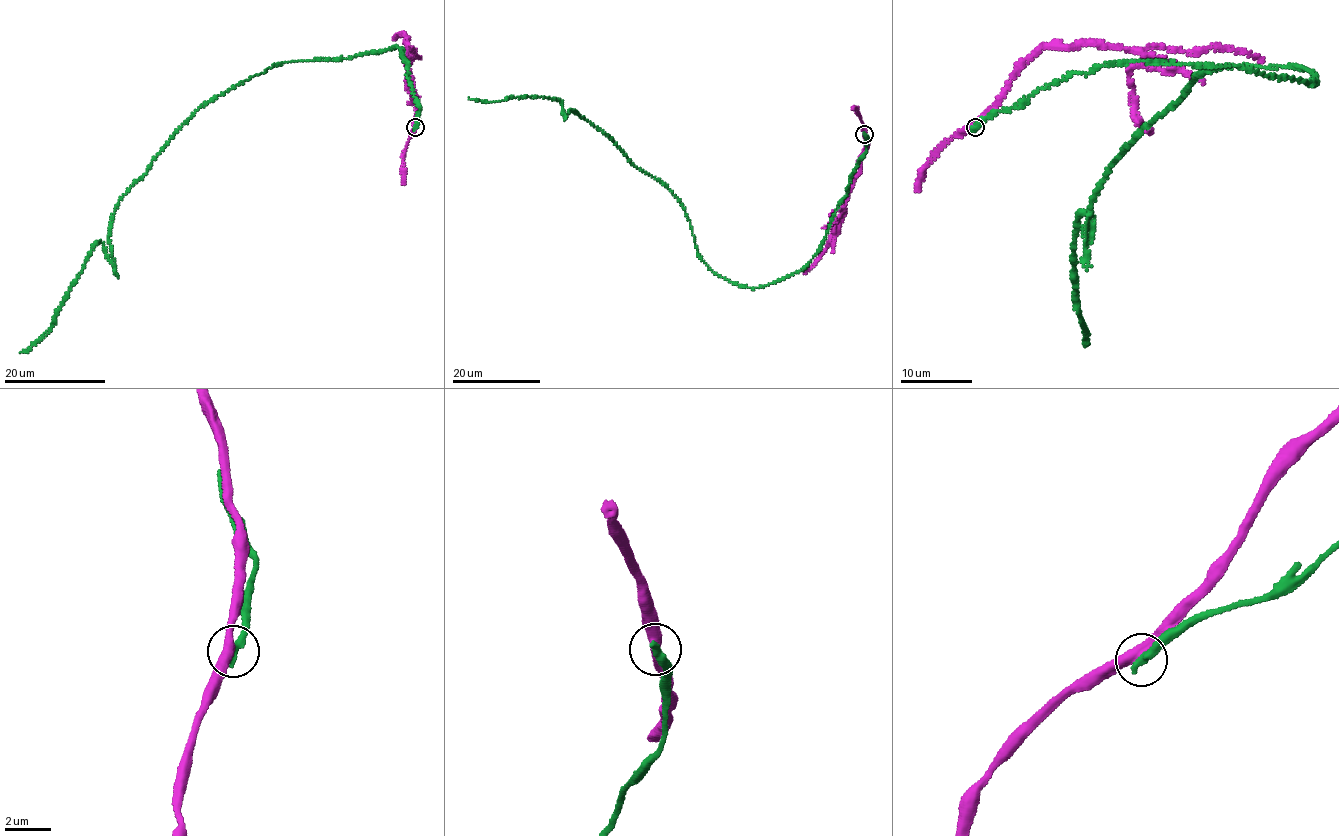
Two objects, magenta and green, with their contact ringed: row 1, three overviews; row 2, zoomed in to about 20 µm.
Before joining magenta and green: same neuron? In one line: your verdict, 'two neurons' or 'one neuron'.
two neurons

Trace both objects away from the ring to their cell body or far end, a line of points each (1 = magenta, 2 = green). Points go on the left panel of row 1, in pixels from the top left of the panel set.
1: (415, 127), (414, 85), (406, 61), (412, 48), (407, 59), (408, 103)
2: (415, 127), (394, 46), (282, 62), (215, 96), (118, 202), (113, 262), (93, 246), (55, 323), (21, 352)

